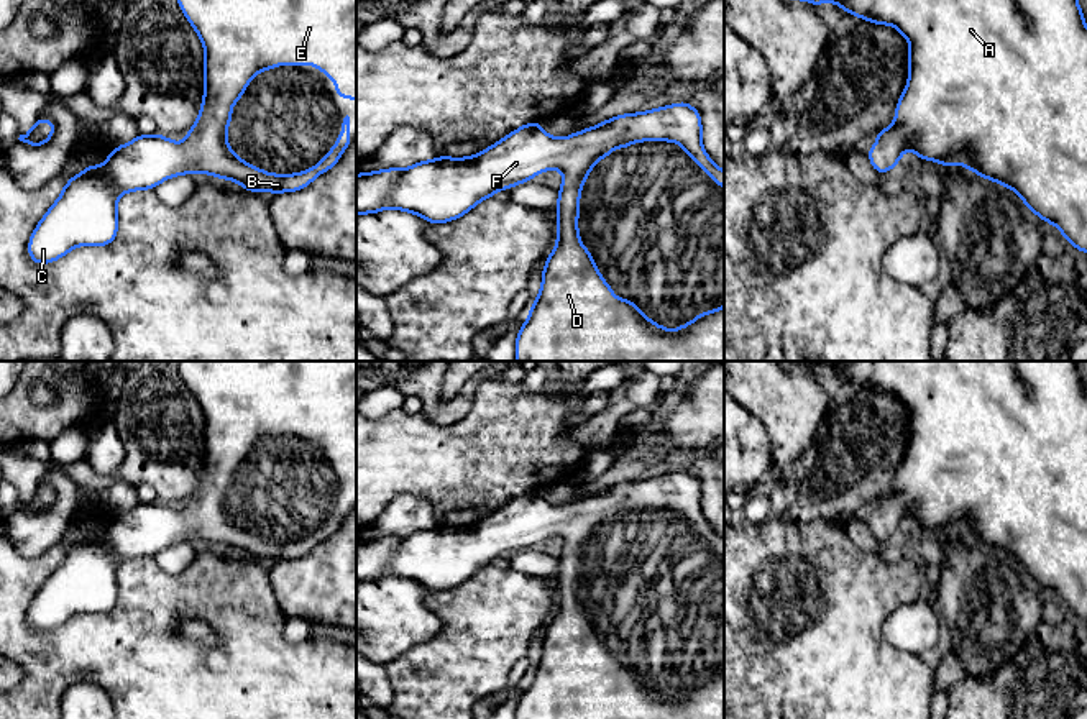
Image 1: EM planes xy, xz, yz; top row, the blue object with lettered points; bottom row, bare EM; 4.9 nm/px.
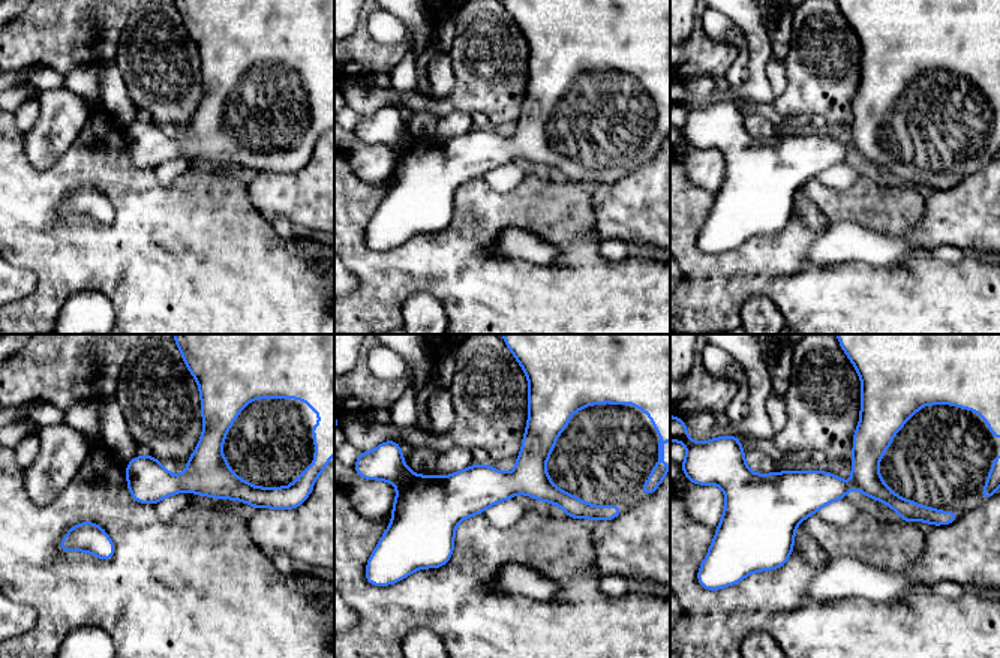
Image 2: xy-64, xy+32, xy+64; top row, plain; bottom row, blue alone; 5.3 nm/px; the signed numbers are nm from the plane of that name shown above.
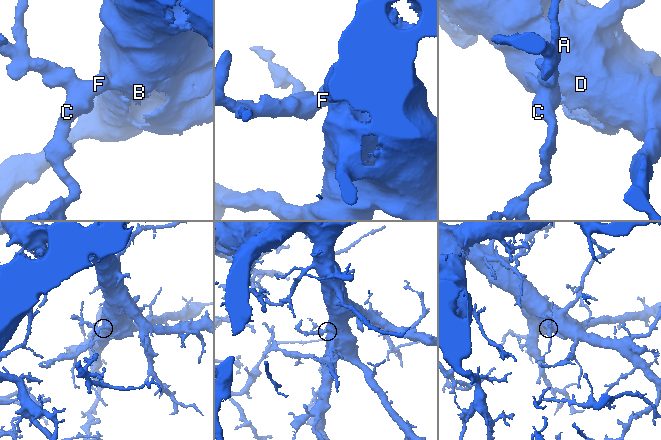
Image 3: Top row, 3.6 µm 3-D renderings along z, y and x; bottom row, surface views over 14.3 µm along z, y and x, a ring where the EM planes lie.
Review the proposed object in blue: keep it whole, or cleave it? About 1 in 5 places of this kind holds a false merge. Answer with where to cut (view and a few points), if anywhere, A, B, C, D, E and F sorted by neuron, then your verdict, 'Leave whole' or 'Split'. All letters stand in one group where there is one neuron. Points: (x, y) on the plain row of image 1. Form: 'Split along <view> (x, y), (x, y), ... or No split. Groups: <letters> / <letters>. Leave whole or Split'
No split. Groups: A B C D E F. Leave whole

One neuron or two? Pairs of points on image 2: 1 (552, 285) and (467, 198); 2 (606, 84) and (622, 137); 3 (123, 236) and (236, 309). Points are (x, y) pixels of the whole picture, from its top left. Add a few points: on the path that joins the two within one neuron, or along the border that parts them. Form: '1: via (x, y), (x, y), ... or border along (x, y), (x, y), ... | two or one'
1: via (519, 285), (504, 285), (471, 252), (471, 231) | one
2: via (606, 98), (606, 120), (609, 123) | one
3: via (152, 261), (167, 263), (207, 303) | one

